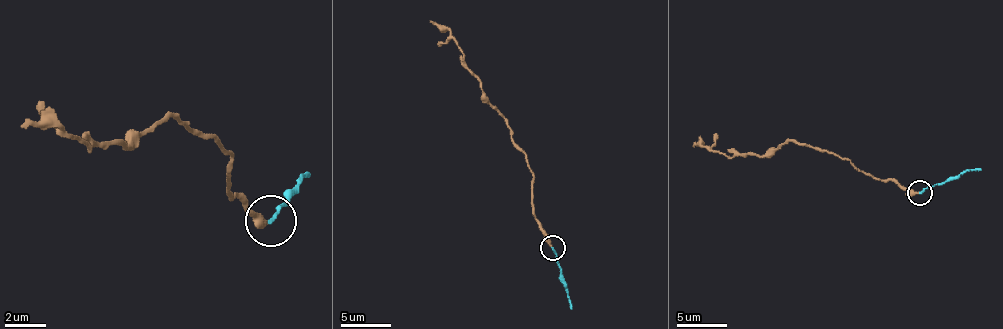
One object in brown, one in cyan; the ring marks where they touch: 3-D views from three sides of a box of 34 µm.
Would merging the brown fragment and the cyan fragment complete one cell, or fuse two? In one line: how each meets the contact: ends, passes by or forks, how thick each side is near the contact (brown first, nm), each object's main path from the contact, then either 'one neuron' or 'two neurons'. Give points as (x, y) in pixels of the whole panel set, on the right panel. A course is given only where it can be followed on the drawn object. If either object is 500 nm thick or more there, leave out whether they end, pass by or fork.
brown ends; cyan ends; calibres 320 and 150 nm; course brown (919, 191), (873, 179), (808, 144), (781, 144), (763, 156), (726, 156), (693, 144); course cyan (919, 191), (956, 179), (971, 169), (981, 169); two neurons

